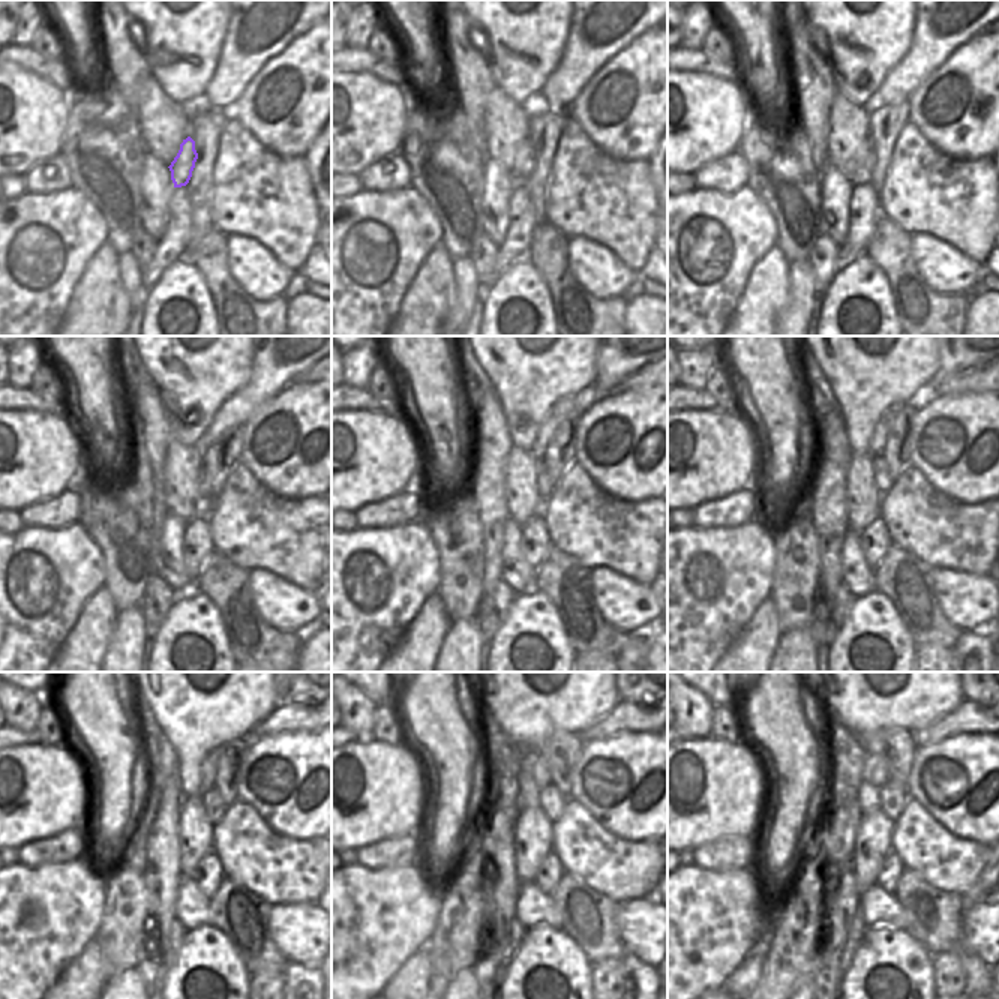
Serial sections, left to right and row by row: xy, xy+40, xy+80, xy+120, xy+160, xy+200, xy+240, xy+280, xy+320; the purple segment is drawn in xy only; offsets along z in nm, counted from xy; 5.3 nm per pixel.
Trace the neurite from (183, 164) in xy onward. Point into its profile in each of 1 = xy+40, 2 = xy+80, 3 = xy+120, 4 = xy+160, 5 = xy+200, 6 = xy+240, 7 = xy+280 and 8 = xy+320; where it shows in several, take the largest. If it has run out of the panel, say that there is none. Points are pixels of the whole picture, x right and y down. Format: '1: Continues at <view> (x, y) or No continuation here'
1: Continues at xy+40 (524, 161)
2: Continues at xy+80 (867, 156)
3: Continues at xy+120 (204, 498)
4: Continues at xy+160 (545, 485)
5: Continues at xy+200 (881, 471)
6: Continues at xy+240 (215, 807)
7: Continues at xy+280 (552, 803)
8: Continues at xy+320 (893, 795).

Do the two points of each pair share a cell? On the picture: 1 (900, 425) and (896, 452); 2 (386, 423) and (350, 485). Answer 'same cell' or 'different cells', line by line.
1: same cell
2: same cell

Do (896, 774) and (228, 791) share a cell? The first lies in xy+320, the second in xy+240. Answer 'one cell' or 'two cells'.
one cell

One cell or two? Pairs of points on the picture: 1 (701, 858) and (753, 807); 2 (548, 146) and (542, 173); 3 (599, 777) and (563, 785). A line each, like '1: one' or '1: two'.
1: two
2: one
3: two

